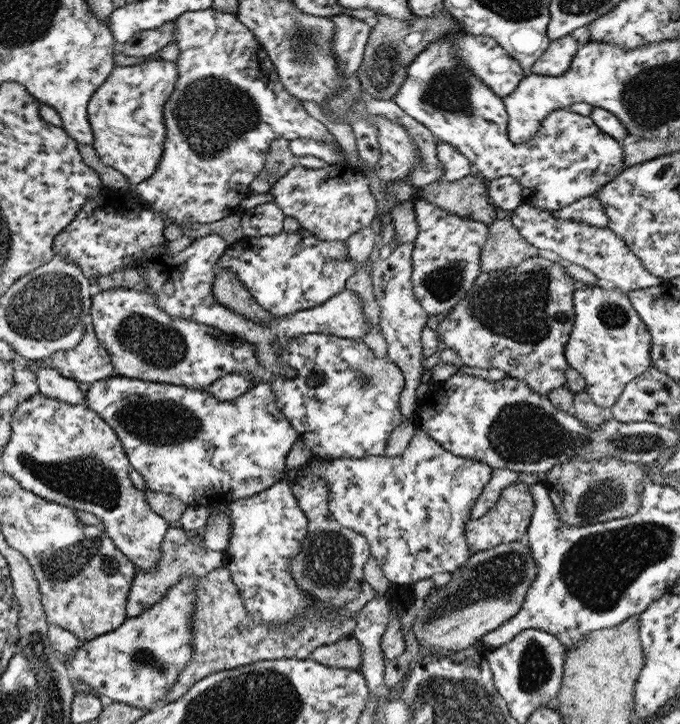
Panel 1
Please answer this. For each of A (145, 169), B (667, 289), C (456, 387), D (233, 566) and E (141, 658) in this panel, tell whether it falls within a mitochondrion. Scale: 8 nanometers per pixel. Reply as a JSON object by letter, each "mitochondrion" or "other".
{"A":"other","B":"other","C":"other","D":"other","E":"mitochondrion"}

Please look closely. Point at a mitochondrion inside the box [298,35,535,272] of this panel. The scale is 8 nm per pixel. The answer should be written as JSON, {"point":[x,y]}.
{"point":[448,92]}

